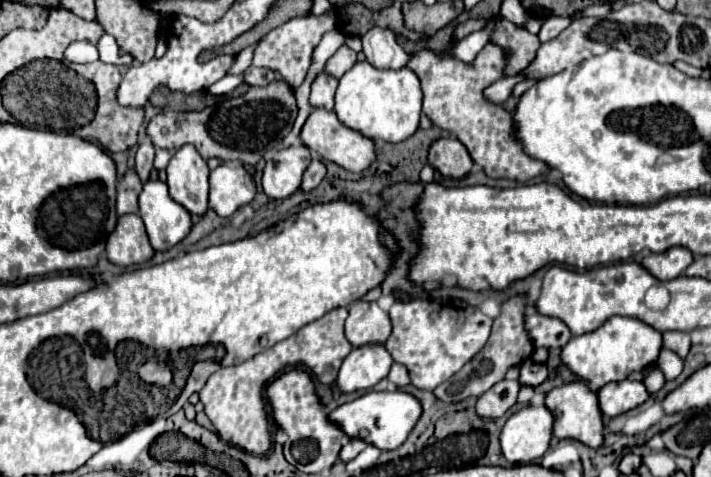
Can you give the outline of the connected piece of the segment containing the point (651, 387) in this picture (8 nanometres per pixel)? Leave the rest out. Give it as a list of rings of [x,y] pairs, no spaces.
[[[652,371],[644,377],[643,382],[650,394],[657,393],[665,385],[665,379],[661,379],[661,376],[653,376]]]

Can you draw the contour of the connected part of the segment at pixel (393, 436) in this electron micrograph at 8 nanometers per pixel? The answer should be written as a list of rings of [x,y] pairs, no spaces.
[[[397,389],[393,393],[389,393],[389,391],[369,391],[369,393],[349,401],[349,403],[339,405],[329,415],[329,419],[335,421],[349,437],[363,439],[365,443],[371,443],[371,445],[375,445],[383,451],[397,449],[399,445],[403,445],[419,417],[421,417],[421,403],[413,395],[409,395],[401,389]]]

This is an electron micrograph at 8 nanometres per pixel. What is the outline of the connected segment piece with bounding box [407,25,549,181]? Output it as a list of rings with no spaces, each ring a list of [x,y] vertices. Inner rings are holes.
[[[487,25],[485,29],[471,33],[463,41],[457,41],[451,49],[439,53],[441,57],[447,57],[447,59],[441,59],[429,49],[413,53],[407,67],[413,69],[421,81],[423,113],[433,121],[433,125],[453,133],[467,147],[471,159],[477,165],[481,165],[489,177],[527,181],[547,173],[549,167],[523,153],[523,147],[511,137],[511,131],[513,131],[511,111],[505,111],[501,105],[493,105],[493,103],[503,103],[511,95],[513,85],[517,85],[523,77],[517,75],[517,77],[501,79],[505,69],[505,53],[501,47],[487,43],[491,33],[493,33],[493,25]],[[465,63],[471,63],[471,65],[465,65]],[[483,89],[485,89],[485,97],[483,97]]]

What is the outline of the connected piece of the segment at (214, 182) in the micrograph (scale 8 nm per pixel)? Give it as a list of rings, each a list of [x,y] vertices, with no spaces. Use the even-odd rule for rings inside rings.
[[[223,163],[209,175],[209,207],[219,217],[233,215],[239,207],[251,203],[255,197],[255,181],[241,167]]]

